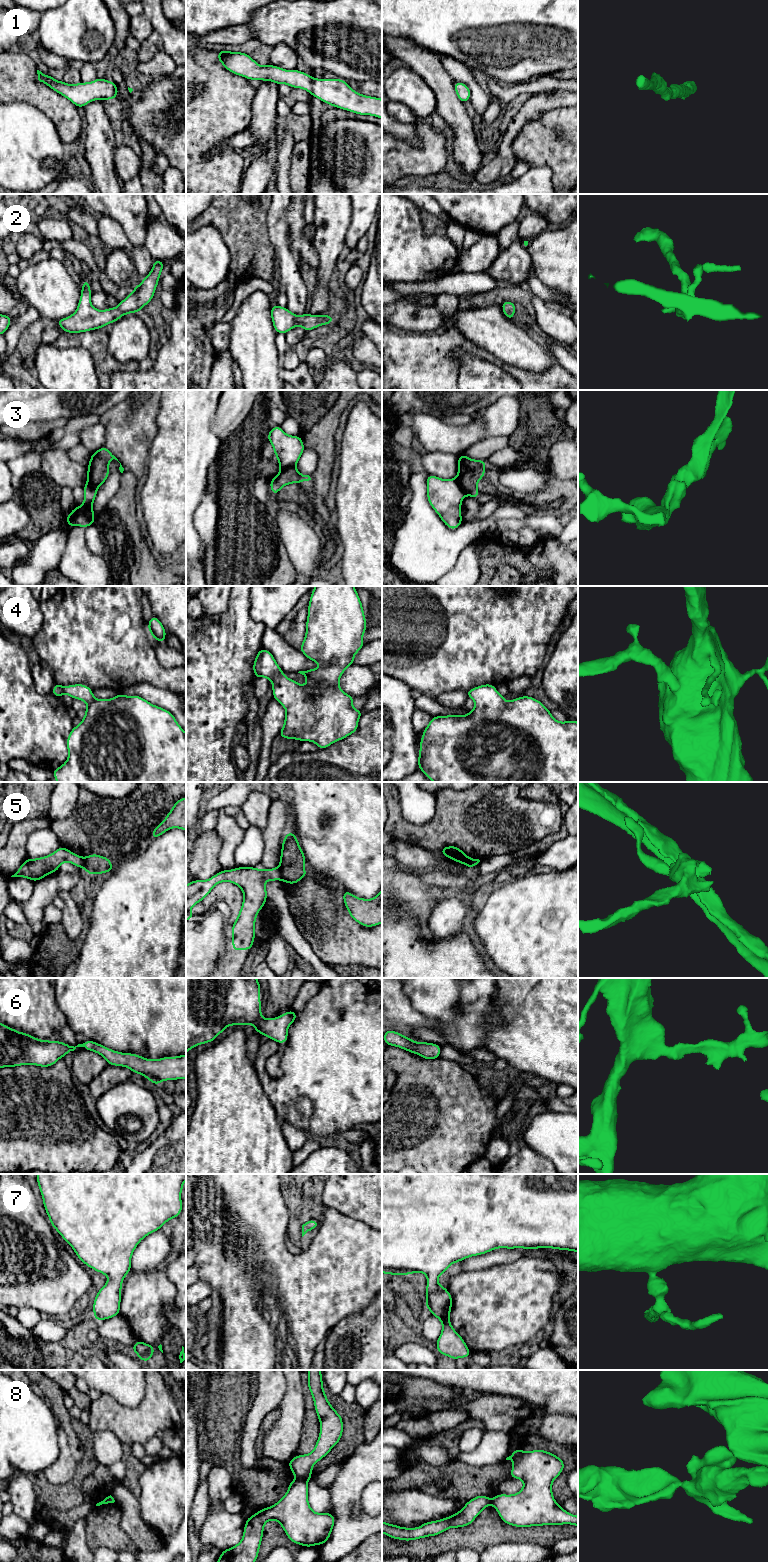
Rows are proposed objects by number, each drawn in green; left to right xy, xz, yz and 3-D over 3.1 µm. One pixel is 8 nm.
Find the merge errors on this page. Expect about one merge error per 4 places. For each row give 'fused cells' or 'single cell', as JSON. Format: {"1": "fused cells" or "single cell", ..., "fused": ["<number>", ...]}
{"1": "single cell", "2": "single cell", "3": "fused cells", "4": "single cell", "5": "fused cells", "6": "single cell", "7": "single cell", "8": "fused cells", "fused": ["3", "5", "8"]}

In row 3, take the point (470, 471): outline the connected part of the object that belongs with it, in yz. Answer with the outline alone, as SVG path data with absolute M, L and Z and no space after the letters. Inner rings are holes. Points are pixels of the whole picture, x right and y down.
M466 455L458 456L458 473L456 480L464 493L478 500L479 491L477 483L485 477L486 460L470 459Z

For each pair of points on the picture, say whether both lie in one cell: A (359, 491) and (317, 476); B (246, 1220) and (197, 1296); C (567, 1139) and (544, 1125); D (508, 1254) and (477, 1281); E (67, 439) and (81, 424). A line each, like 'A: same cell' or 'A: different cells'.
A: different cells
B: different cells
C: same cell
D: different cells
E: same cell

